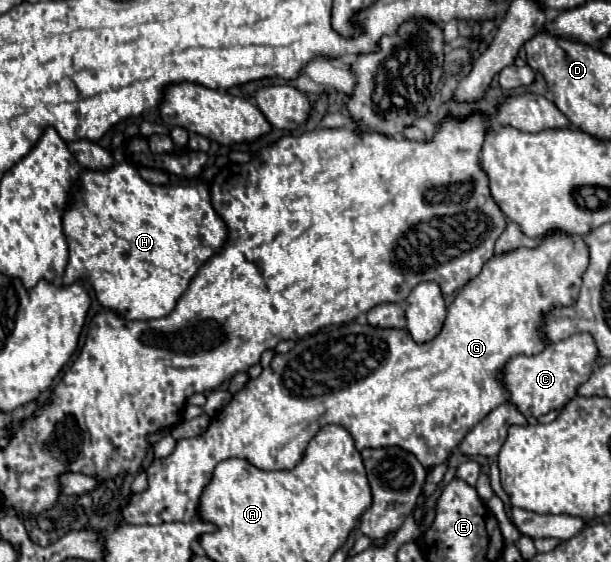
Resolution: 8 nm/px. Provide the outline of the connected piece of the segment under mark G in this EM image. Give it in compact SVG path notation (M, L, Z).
M553 232L541 240L535 250L519 248L493 256L483 266L481 274L457 294L447 310L443 330L431 342L415 344L407 330L373 328L367 324L365 314L349 324L329 326L297 340L295 348L287 354L277 354L259 378L249 380L221 414L211 420L201 436L179 440L167 458L155 458L149 464L147 490L129 496L117 524L161 524L167 514L175 514L175 522L191 522L199 516L199 498L221 460L243 458L259 470L291 470L291 466L303 458L311 434L327 424L347 428L355 438L357 450L399 446L415 454L425 468L443 464L463 436L495 406L507 400L507 392L499 378L501 366L513 356L531 356L545 348L539 332L541 318L553 306L569 306L577 300L581 274L587 264L589 252L581 236Z

